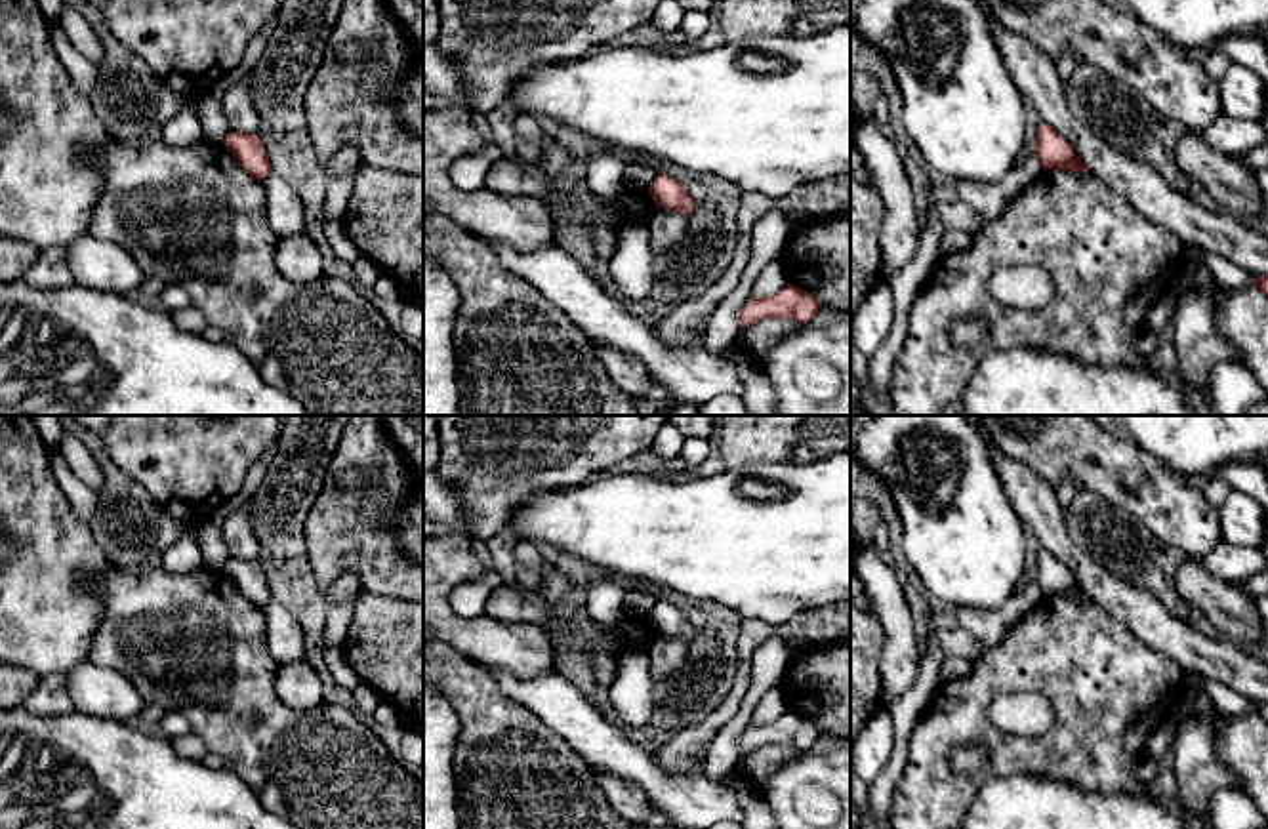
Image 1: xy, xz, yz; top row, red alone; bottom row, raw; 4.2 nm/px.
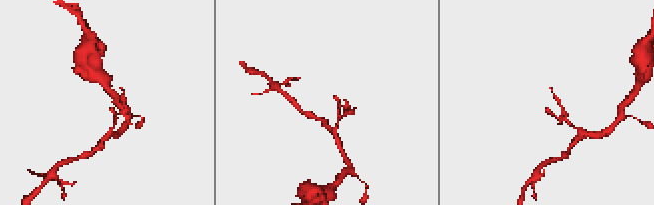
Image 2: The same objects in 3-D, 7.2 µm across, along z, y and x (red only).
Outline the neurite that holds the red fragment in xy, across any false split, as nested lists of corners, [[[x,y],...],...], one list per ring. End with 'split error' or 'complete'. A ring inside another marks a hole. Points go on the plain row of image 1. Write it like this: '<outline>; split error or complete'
[[[229,558],[223,572],[254,606],[263,608],[273,596],[267,576],[257,560]]]; complete

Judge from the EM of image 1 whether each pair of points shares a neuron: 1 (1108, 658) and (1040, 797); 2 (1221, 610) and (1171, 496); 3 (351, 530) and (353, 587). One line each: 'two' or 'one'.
1: two
2: two
3: two

